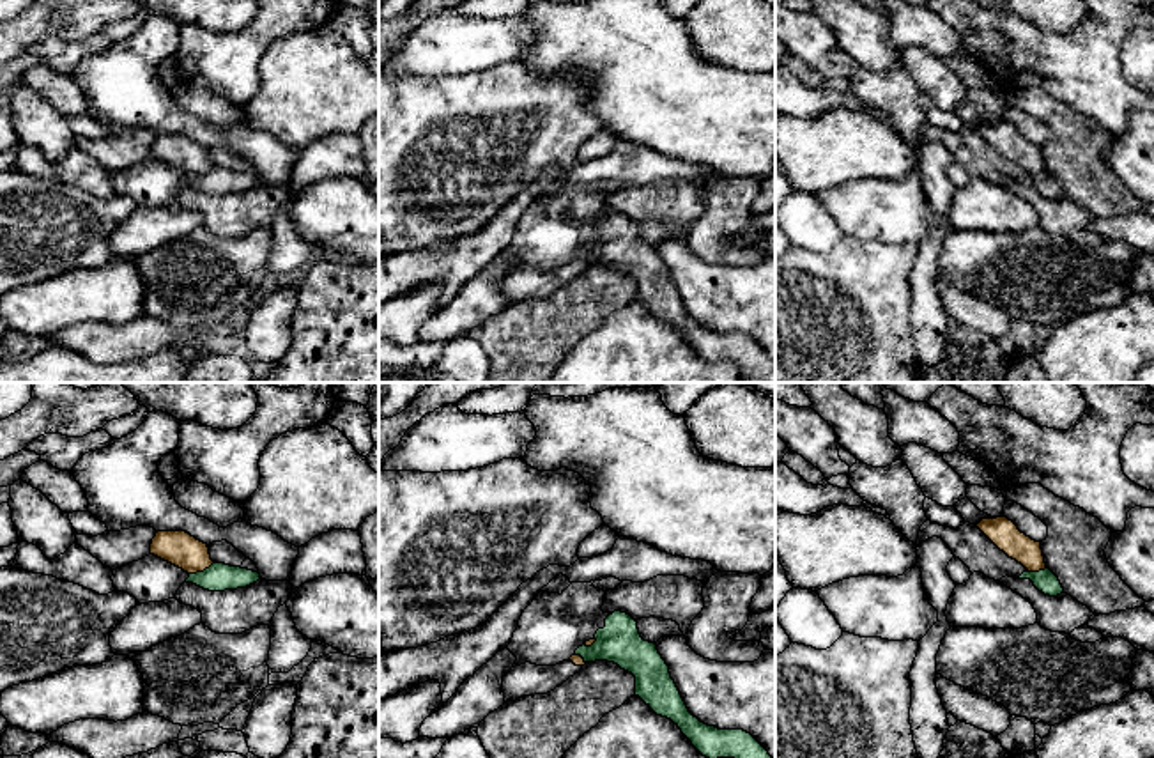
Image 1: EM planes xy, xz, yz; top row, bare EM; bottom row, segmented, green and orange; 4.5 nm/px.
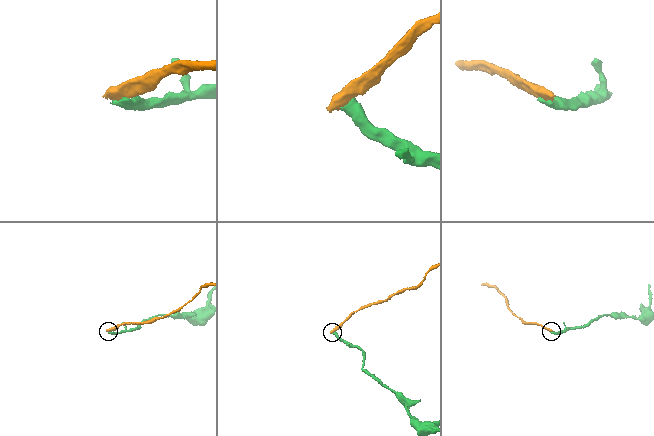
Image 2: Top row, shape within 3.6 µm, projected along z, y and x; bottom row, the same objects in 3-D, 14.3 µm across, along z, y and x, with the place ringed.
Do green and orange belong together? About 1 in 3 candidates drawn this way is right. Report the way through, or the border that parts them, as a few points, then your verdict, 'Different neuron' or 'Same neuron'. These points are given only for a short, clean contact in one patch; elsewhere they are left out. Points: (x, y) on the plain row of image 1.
Boundary: xy (213, 165), (202, 174), (190, 177). Different neuron

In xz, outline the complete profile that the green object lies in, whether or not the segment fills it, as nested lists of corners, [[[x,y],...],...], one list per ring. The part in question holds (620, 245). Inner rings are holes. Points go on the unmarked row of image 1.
[[[572,186],[561,198],[540,195],[524,213],[519,230],[506,250],[515,260],[515,269],[531,266],[536,269],[556,269],[581,259],[584,266],[607,264],[635,280],[635,299],[639,299],[657,319],[671,322],[692,349],[706,361],[735,361],[742,383],[775,383],[775,363],[768,354],[743,333],[719,333],[694,321],[662,262],[655,246],[644,244],[637,225],[621,214],[604,216],[605,195],[591,186]]]

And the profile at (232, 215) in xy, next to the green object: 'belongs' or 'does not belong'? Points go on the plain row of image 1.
does not belong

